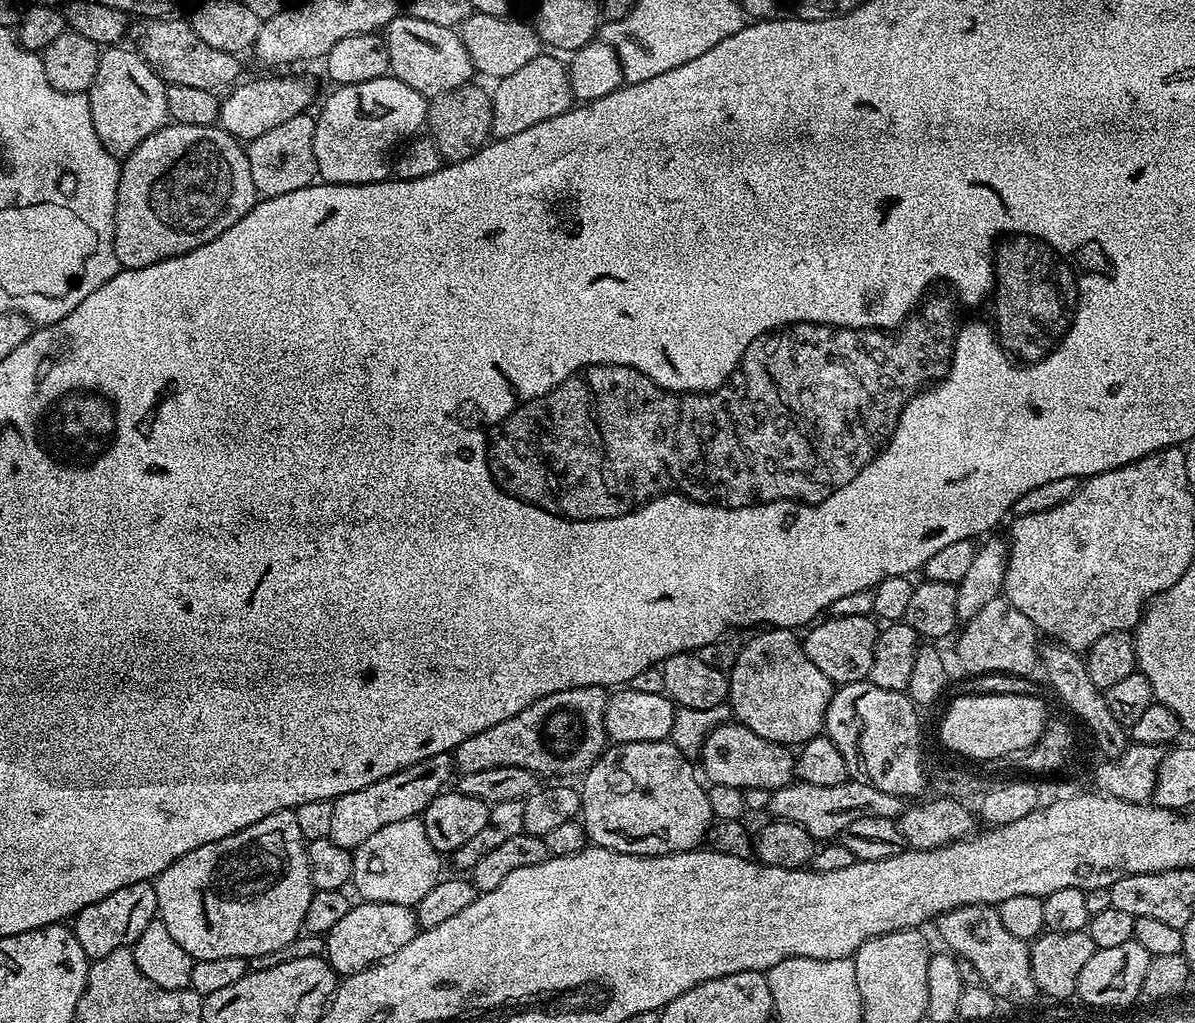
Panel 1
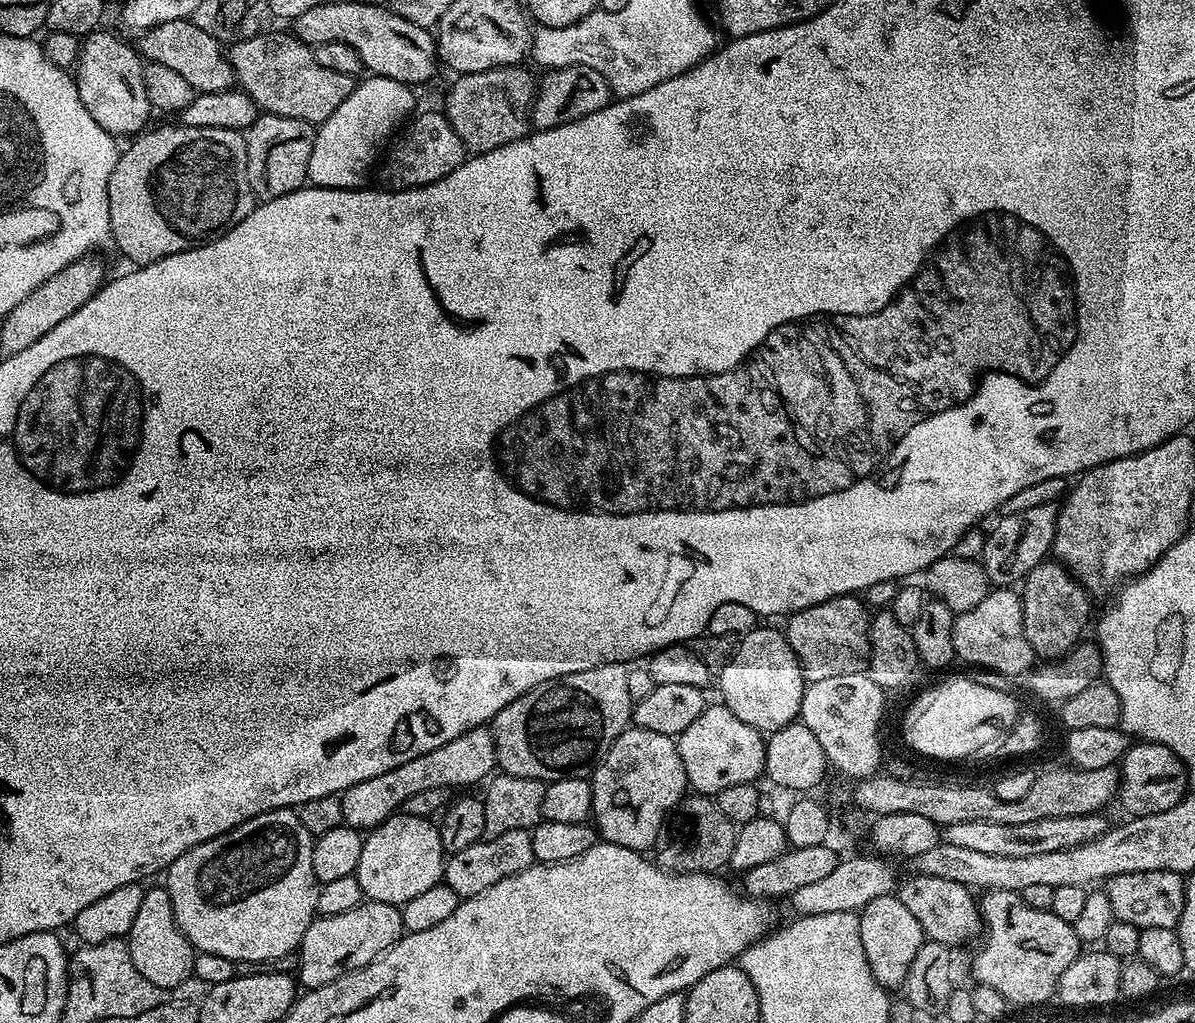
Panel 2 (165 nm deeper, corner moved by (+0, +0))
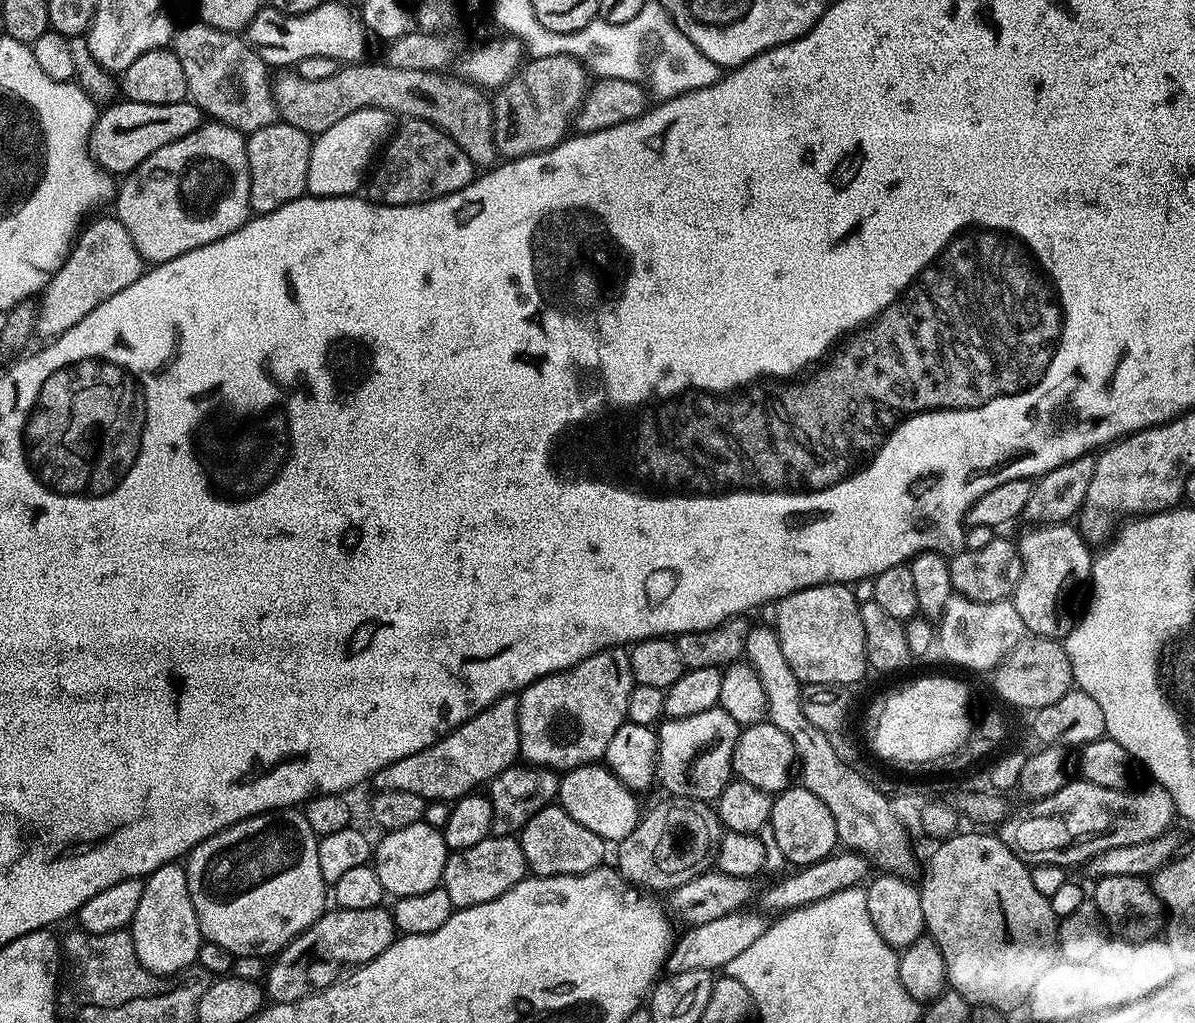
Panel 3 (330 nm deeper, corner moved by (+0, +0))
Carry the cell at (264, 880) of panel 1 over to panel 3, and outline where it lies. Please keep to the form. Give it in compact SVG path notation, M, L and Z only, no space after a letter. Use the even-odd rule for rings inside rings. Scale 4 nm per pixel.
M295 807L251 816L234 826L223 828L209 840L203 840L188 853L183 865L201 937L207 943L226 946L233 957L272 958L279 954L326 911L326 885L322 870L318 870L319 845L314 830L310 830L310 822L306 822L303 811Z

